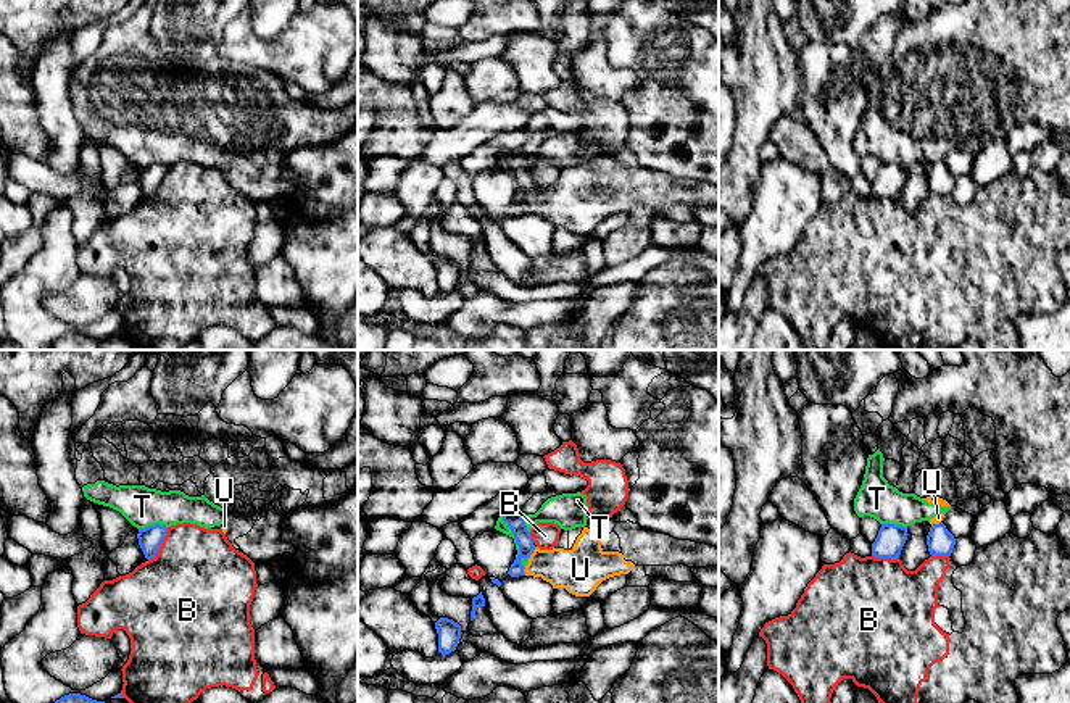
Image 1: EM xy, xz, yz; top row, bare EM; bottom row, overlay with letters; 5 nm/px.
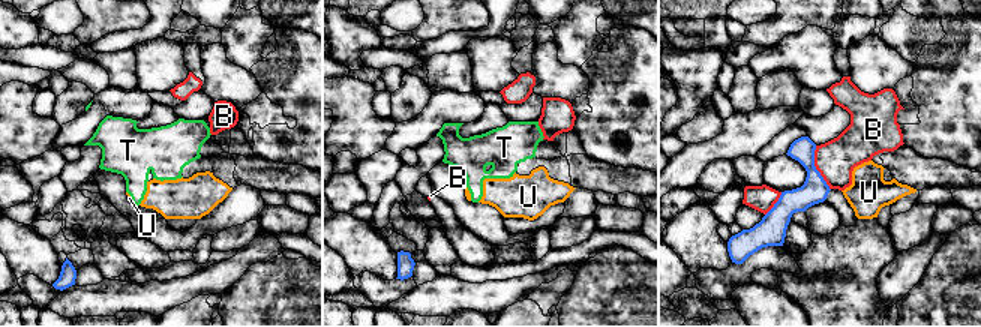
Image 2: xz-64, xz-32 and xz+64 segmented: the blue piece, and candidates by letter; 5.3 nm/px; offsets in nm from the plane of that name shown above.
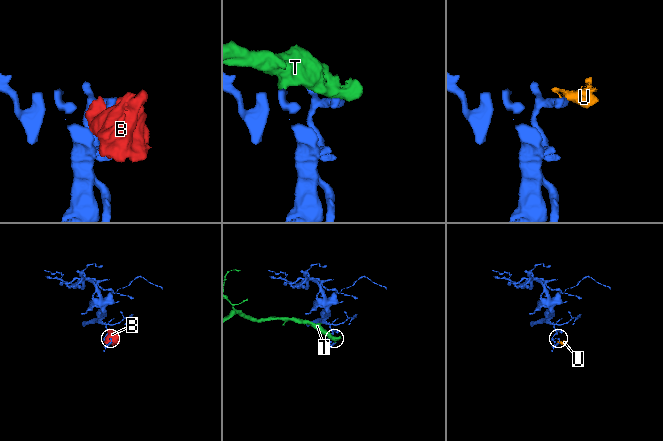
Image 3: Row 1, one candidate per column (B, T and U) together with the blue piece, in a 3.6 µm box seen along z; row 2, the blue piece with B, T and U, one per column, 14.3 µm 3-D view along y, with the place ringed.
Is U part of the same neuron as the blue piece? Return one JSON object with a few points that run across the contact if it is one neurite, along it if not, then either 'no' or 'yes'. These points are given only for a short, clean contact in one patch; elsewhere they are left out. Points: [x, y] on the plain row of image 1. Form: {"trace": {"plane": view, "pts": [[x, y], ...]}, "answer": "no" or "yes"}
{"trace": {"plane": "xz", "pts": [[535, 187], [529, 197]]}, "answer": "no"}

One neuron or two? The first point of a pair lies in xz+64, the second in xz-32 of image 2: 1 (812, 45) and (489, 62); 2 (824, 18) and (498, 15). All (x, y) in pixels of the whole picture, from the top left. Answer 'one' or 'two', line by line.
1: one
2: two

